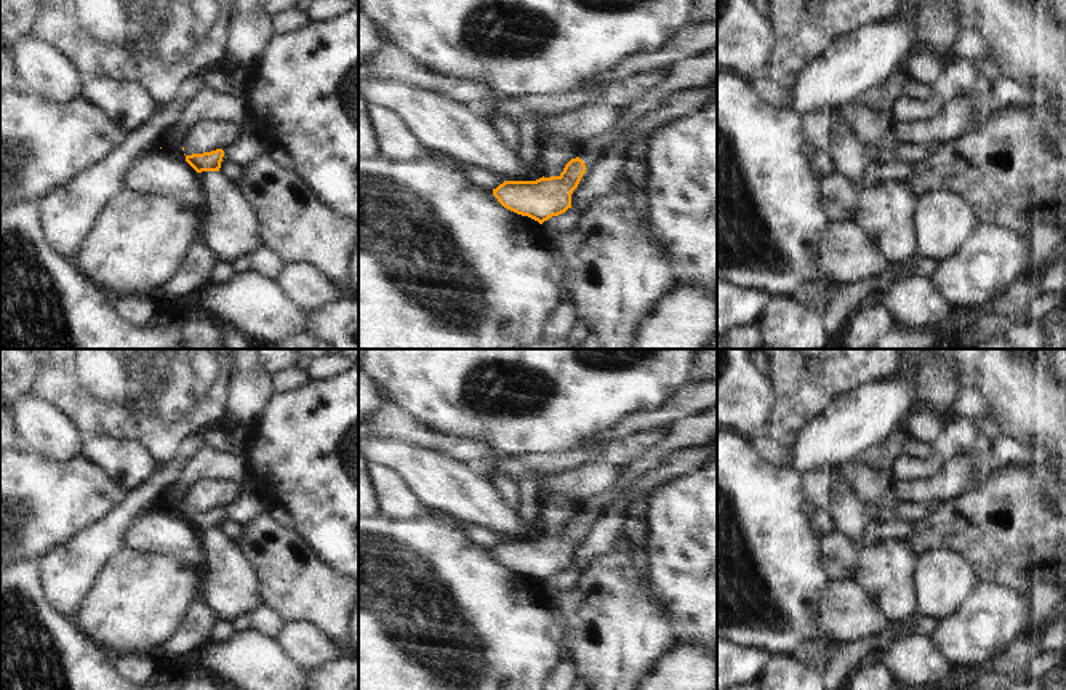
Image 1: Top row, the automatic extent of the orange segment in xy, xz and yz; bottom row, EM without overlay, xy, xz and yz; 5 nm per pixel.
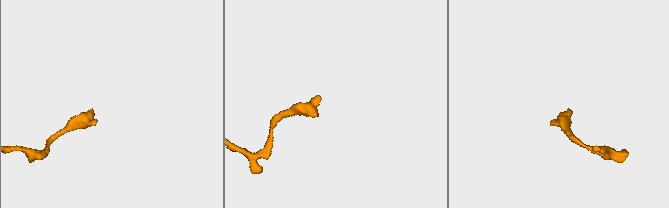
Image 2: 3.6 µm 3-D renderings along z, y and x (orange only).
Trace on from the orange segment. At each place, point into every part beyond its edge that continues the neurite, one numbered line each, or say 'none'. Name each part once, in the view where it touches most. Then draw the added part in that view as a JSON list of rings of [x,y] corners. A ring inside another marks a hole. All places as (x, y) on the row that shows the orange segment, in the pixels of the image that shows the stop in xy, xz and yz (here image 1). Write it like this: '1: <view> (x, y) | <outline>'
1: xz (698, 71) | [[[717,46],[704,53],[698,53],[688,59],[667,67],[667,75],[651,88],[640,101],[629,104],[623,118],[605,134],[595,136],[584,144],[579,158],[586,165],[579,184],[591,173],[592,165],[600,158],[603,150],[613,142],[619,141],[621,131],[643,114],[656,110],[663,106],[672,91],[685,88],[704,88],[717,82]]]

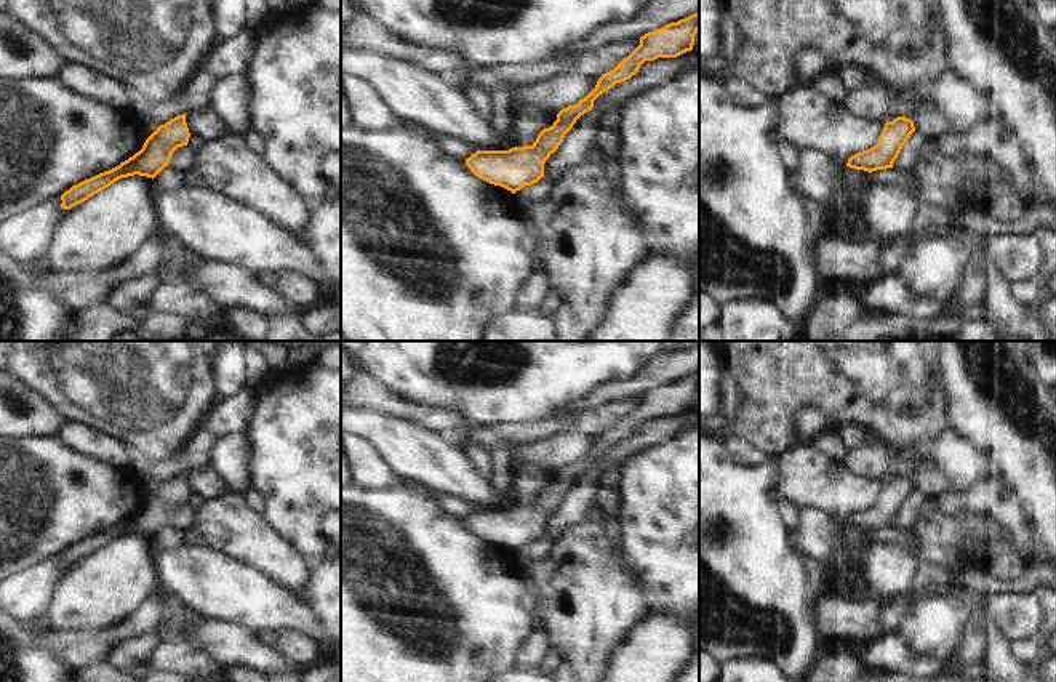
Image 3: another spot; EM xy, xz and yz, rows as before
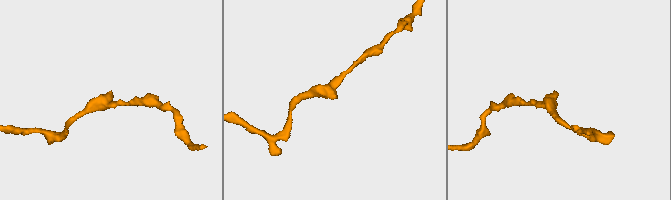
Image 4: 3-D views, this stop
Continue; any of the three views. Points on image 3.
none

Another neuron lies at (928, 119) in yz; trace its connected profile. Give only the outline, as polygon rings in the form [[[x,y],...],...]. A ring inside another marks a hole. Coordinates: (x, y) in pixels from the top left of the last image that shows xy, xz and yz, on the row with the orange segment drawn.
[[[926,99],[914,112],[912,122],[917,131],[920,131],[926,141],[934,141],[939,136],[952,131],[950,120],[941,112],[939,106],[933,99]]]

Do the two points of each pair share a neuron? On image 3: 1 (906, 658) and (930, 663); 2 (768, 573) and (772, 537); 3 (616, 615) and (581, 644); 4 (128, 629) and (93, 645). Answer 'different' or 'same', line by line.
1: same
2: same
3: same
4: same

